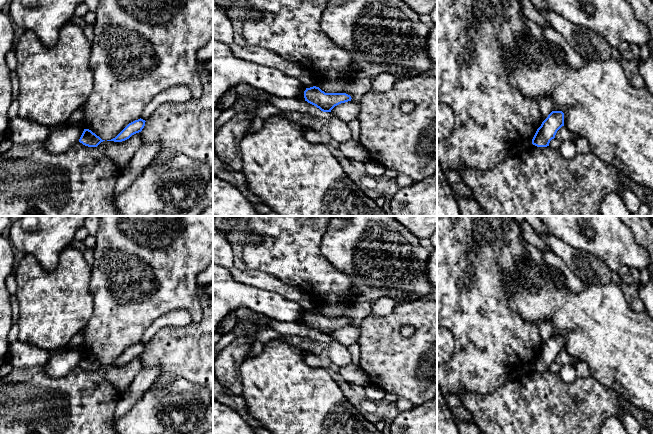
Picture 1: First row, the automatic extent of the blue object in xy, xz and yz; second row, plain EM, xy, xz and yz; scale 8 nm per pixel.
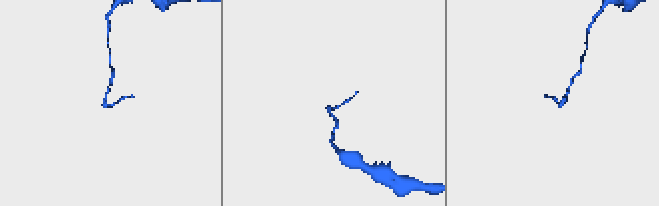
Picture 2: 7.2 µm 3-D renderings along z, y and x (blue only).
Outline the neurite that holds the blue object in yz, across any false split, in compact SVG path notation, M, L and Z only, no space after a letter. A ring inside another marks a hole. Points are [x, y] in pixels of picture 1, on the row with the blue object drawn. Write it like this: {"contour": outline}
{"contour": "M552 111L537 129L532 144L537 147L547 147L555 138L557 131L564 126L564 113L562 111Z"}

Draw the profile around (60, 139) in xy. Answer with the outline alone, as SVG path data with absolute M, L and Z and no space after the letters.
M70 124L55 127L50 129L48 138L41 144L53 155L61 155L73 144L79 142L83 131L83 127Z

